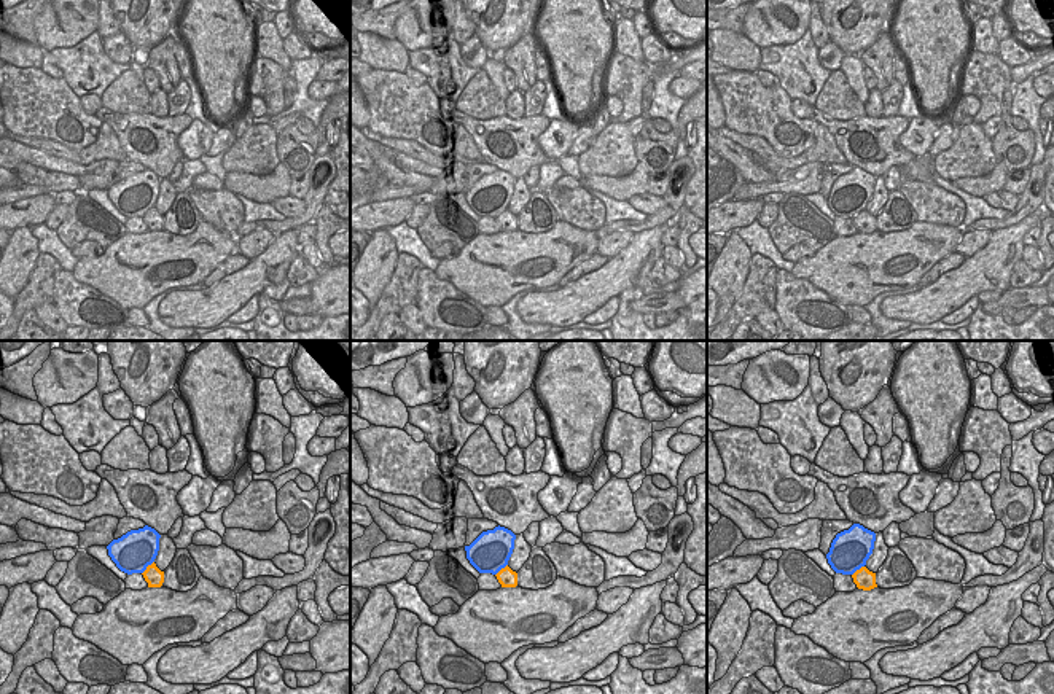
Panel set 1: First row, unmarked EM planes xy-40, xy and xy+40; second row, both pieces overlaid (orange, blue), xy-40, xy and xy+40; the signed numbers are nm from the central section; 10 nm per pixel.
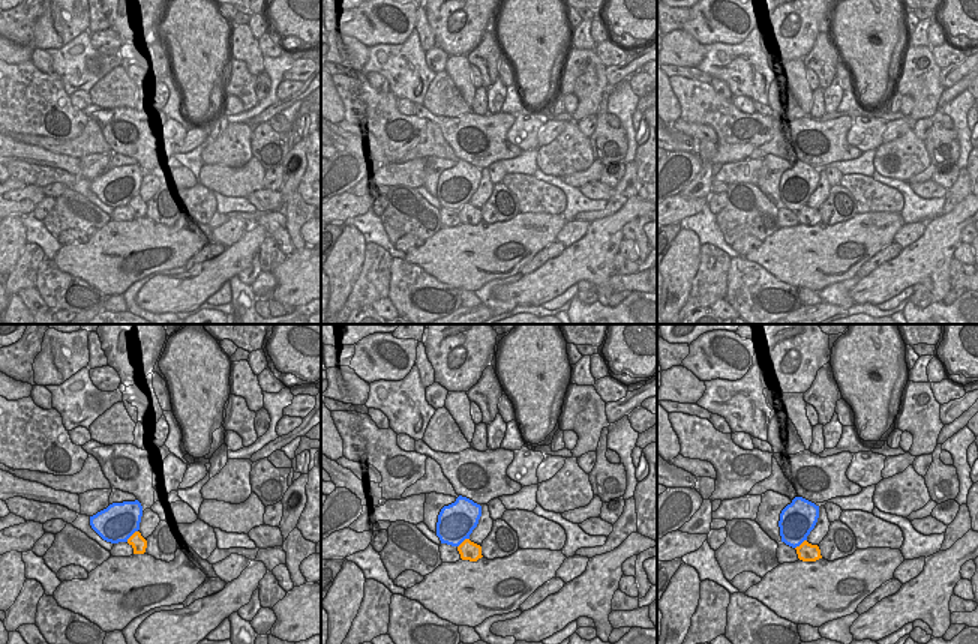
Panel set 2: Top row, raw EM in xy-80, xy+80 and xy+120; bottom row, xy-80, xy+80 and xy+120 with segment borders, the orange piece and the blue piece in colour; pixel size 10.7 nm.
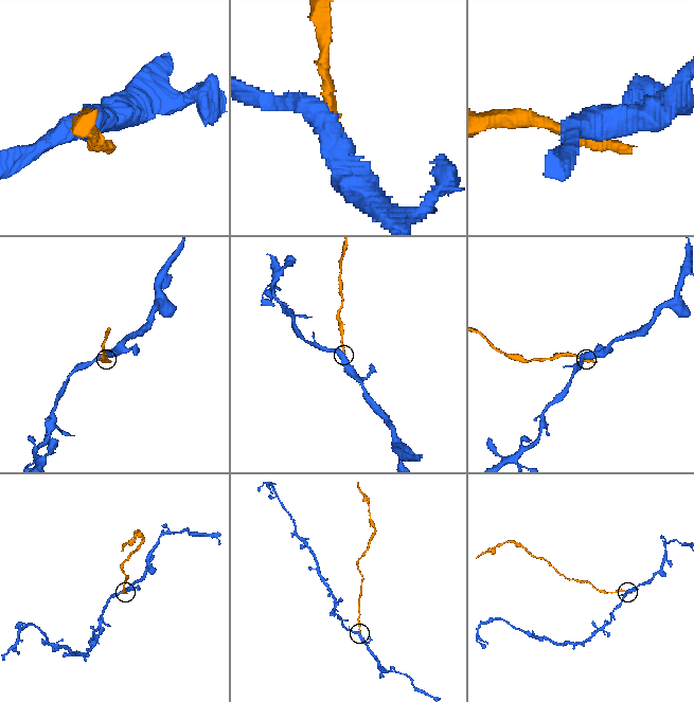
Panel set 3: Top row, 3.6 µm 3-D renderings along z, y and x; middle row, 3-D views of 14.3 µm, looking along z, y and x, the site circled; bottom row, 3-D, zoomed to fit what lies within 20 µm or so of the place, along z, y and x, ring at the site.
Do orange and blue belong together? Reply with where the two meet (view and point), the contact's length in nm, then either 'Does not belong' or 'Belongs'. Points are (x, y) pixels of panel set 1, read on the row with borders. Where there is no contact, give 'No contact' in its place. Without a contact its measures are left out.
Touches orange at xy-40 (147, 567). Shared border 190 nm. Does not belong

